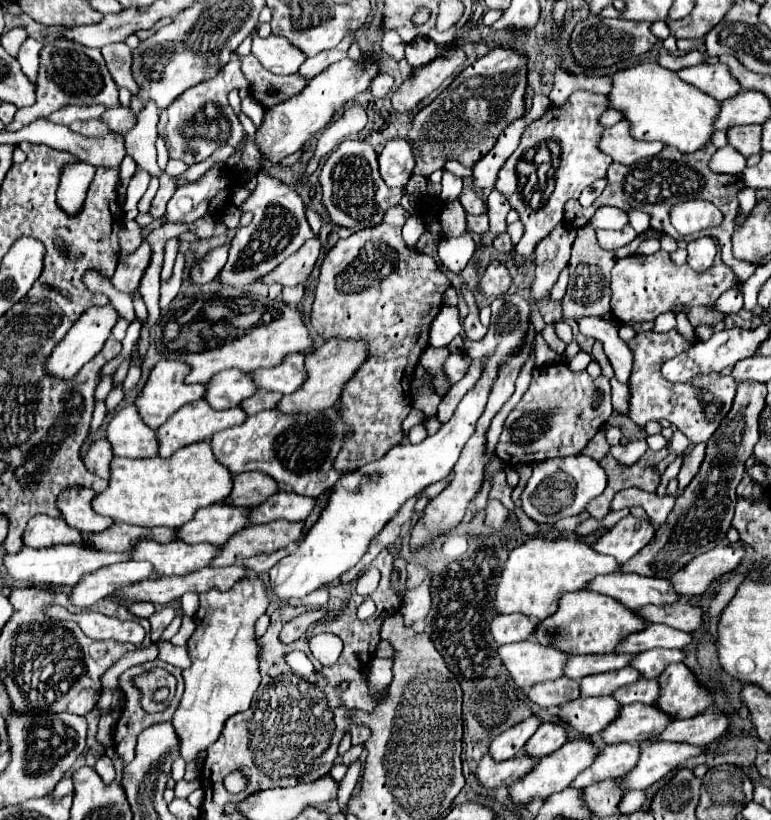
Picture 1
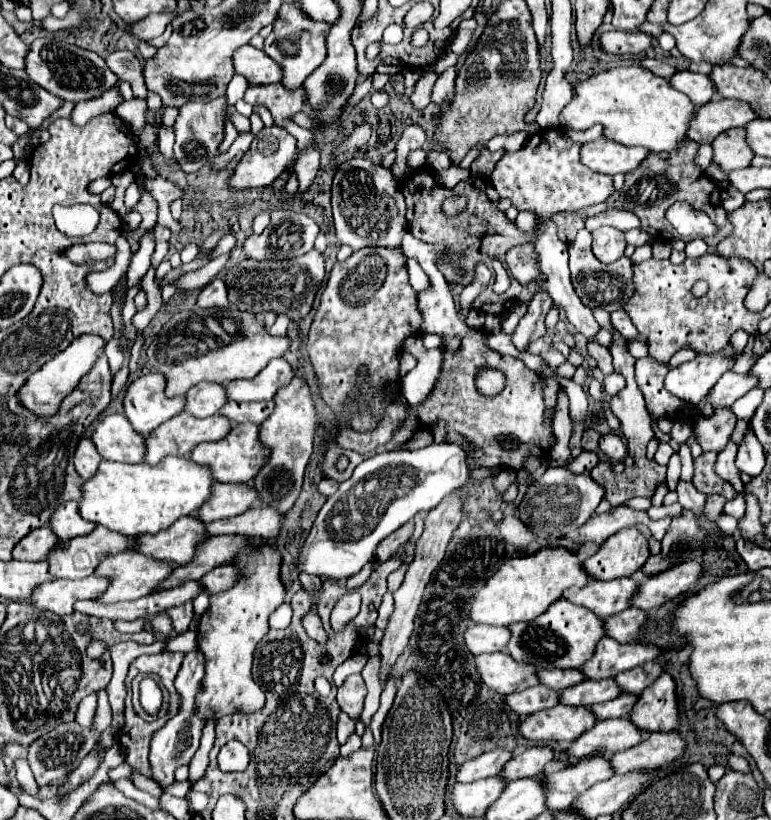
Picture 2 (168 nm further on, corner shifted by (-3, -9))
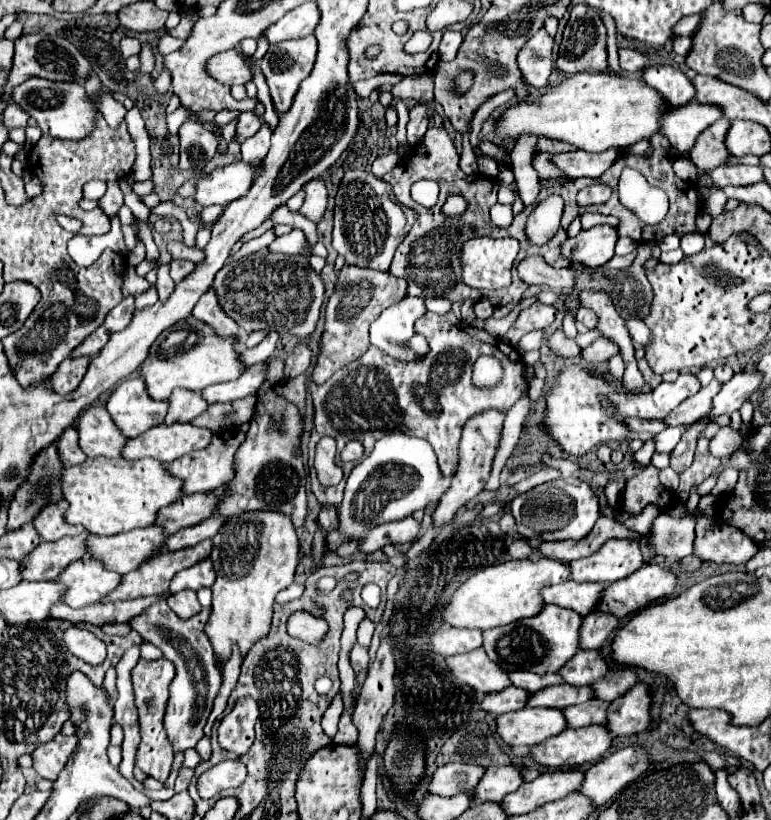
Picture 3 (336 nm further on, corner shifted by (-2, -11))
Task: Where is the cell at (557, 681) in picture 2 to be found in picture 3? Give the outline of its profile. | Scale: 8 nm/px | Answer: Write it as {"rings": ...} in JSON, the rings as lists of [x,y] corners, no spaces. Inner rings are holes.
{"rings":[[[509,672],[509,680],[511,680],[511,684],[515,684],[515,686],[527,690],[527,692],[535,692],[535,690],[541,690],[545,686],[563,682],[563,678],[559,674],[539,676],[539,674],[533,674],[533,672]]]}

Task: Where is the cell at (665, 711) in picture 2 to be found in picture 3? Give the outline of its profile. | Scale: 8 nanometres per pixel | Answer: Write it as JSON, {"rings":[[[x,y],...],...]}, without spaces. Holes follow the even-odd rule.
{"rings":[[[635,684],[629,692],[613,700],[607,708],[605,728],[611,736],[631,736],[643,732],[651,724],[649,690],[645,684]]]}

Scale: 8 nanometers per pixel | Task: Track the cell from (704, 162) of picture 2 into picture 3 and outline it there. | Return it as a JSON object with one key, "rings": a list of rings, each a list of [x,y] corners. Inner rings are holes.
{"rings":[[[681,158],[673,160],[673,170],[675,170],[675,174],[677,174],[681,180],[687,180],[687,182],[697,180],[697,168],[691,164],[689,158],[685,158],[685,160],[681,160]]]}

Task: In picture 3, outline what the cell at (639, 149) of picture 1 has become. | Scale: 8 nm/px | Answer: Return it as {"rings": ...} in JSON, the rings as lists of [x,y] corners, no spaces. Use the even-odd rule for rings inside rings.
{"rings":[[[613,148],[599,152],[599,154],[575,150],[575,152],[565,152],[565,154],[553,154],[551,162],[559,168],[561,176],[599,178],[615,162],[615,156],[619,156],[619,152]]]}

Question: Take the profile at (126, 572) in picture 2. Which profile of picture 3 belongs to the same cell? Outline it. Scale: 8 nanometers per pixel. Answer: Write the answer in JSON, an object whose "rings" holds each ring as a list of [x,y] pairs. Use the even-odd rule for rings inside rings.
{"rings":[[[95,558],[71,562],[55,582],[65,586],[61,602],[71,608],[83,608],[87,604],[99,602],[115,584],[119,584],[119,574],[109,572]]]}

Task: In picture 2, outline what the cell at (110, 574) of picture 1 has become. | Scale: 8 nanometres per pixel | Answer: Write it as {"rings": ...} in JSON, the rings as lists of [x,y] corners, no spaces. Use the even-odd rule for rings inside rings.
{"rings":[[[96,574],[82,580],[46,582],[36,594],[32,594],[32,604],[56,614],[74,614],[74,604],[78,600],[98,600],[108,590],[110,582],[110,578]]]}

